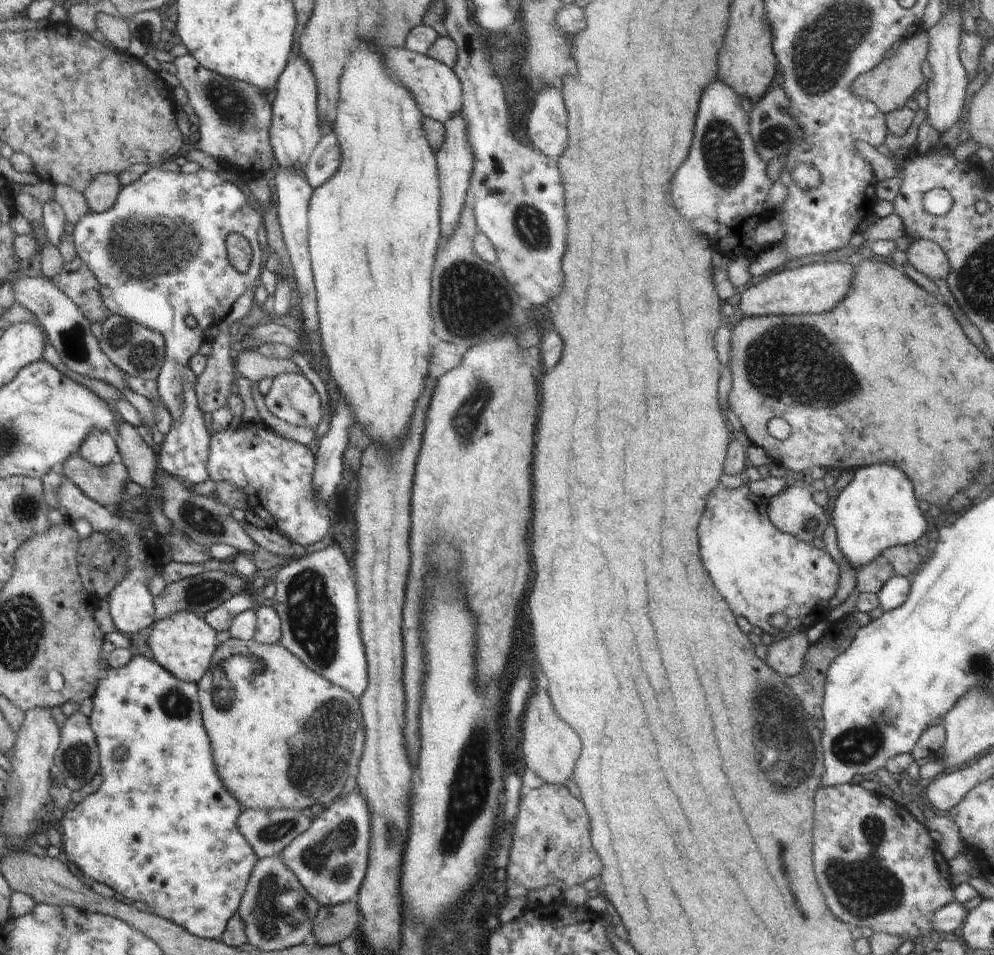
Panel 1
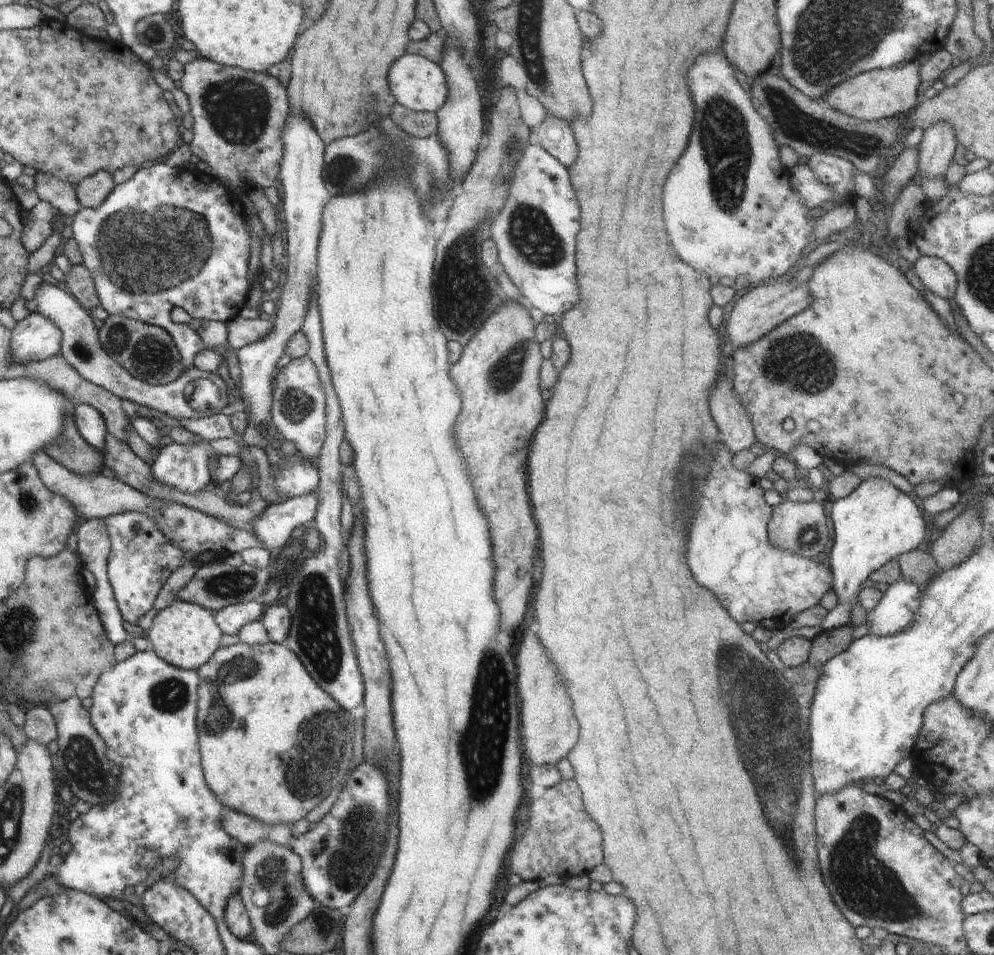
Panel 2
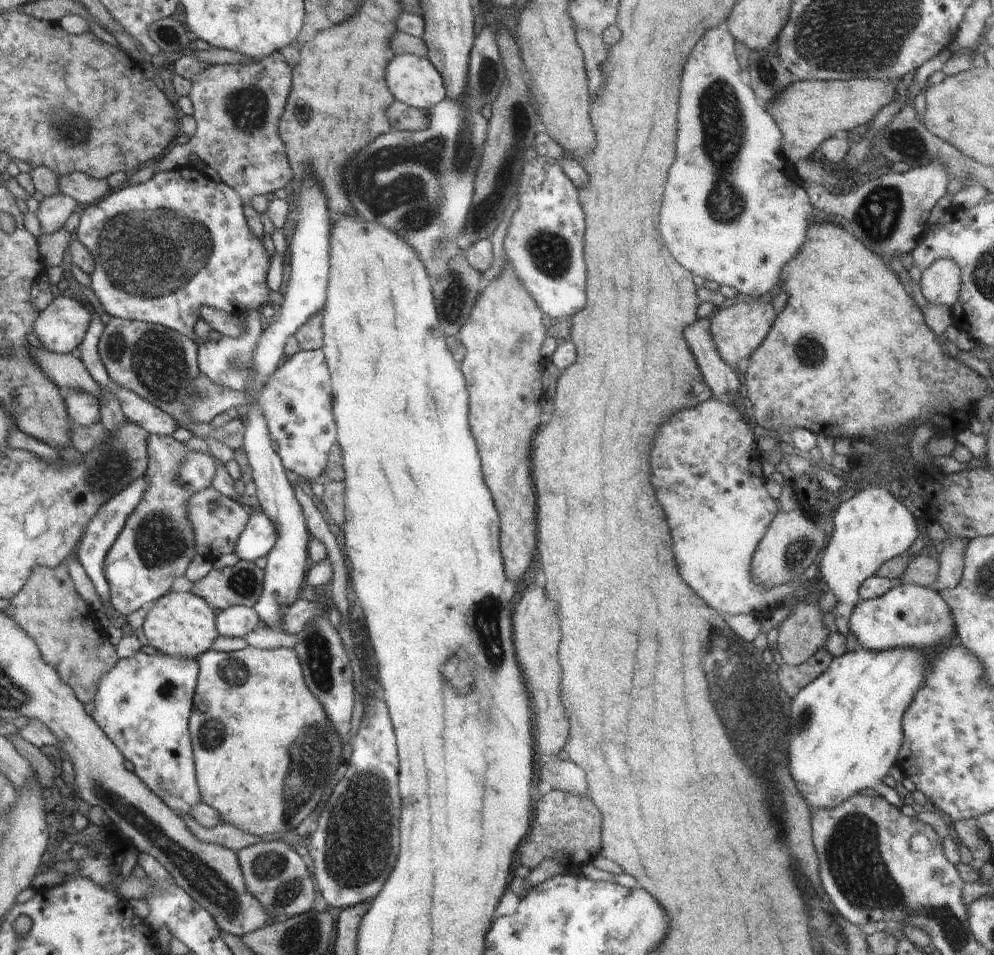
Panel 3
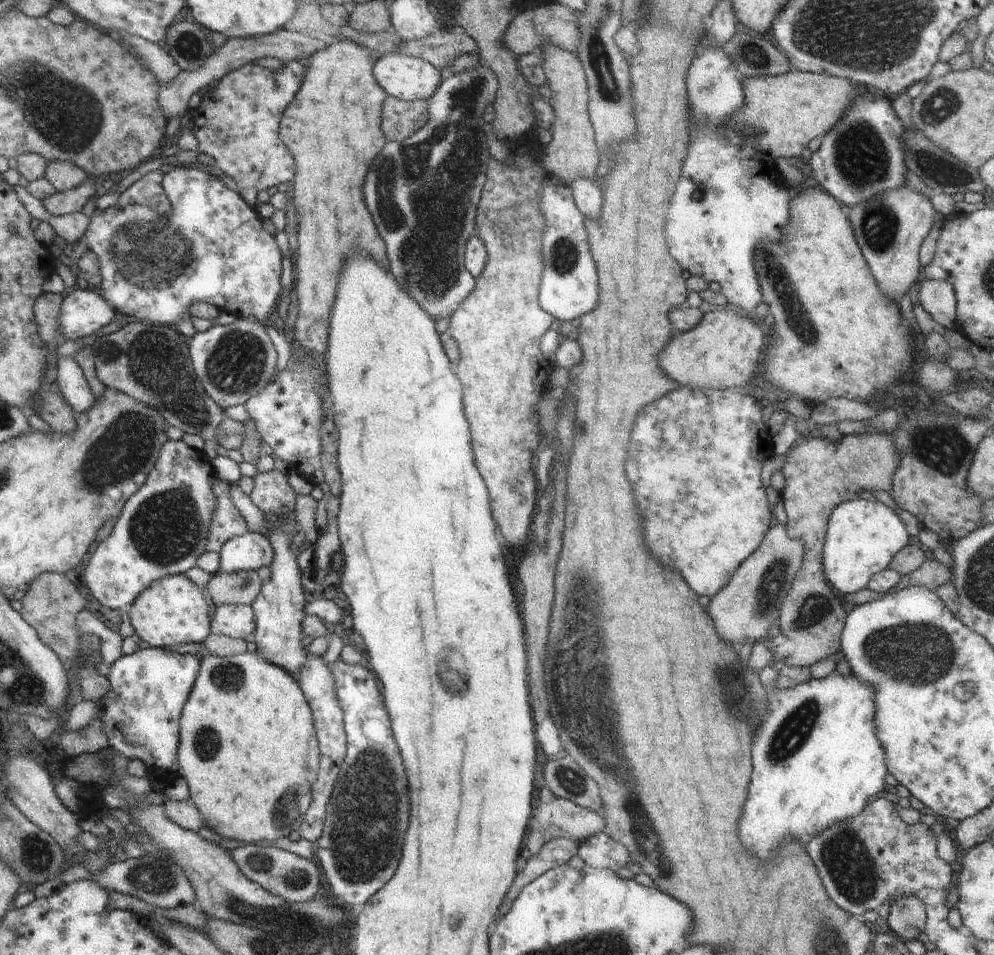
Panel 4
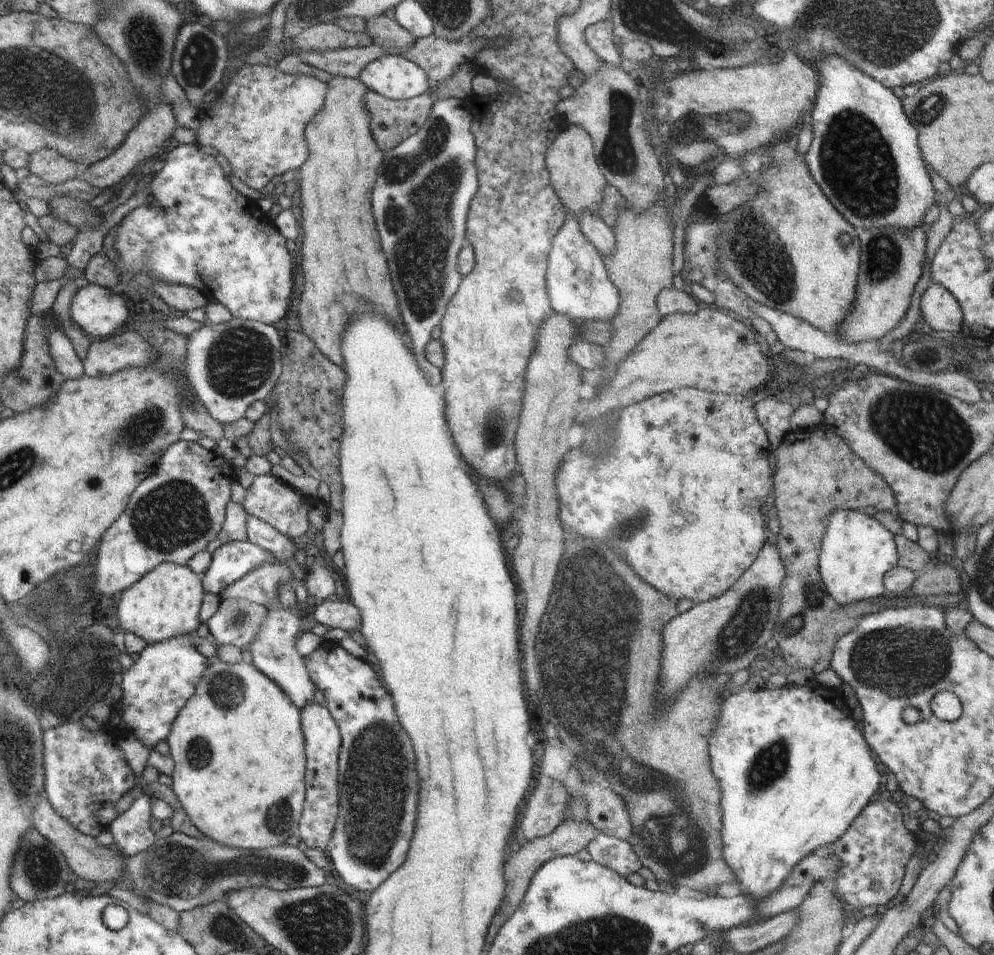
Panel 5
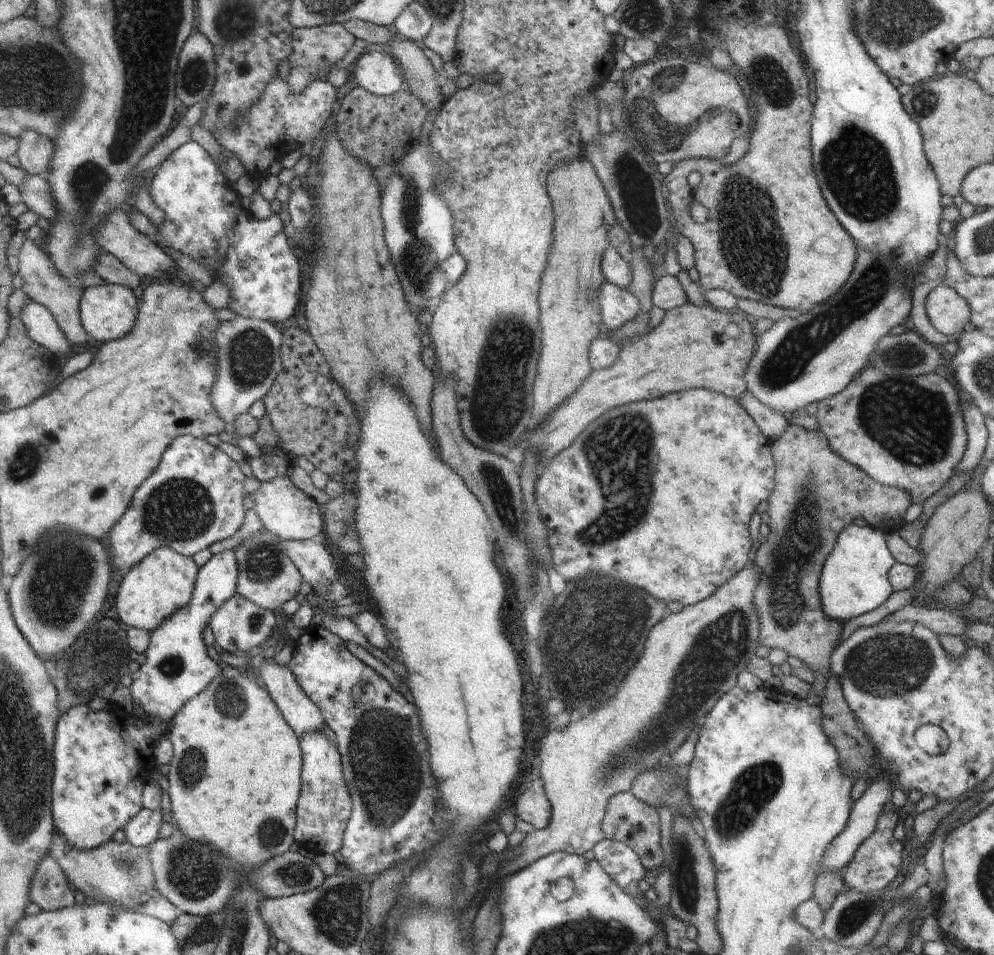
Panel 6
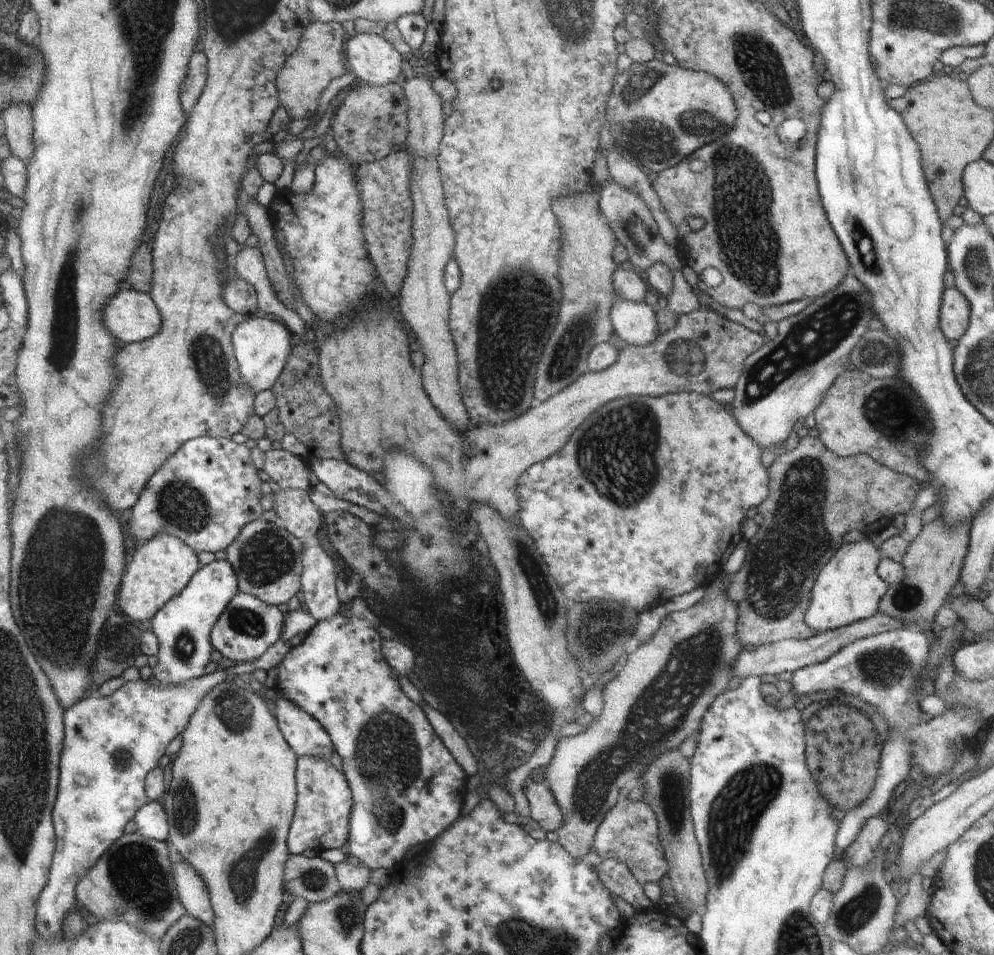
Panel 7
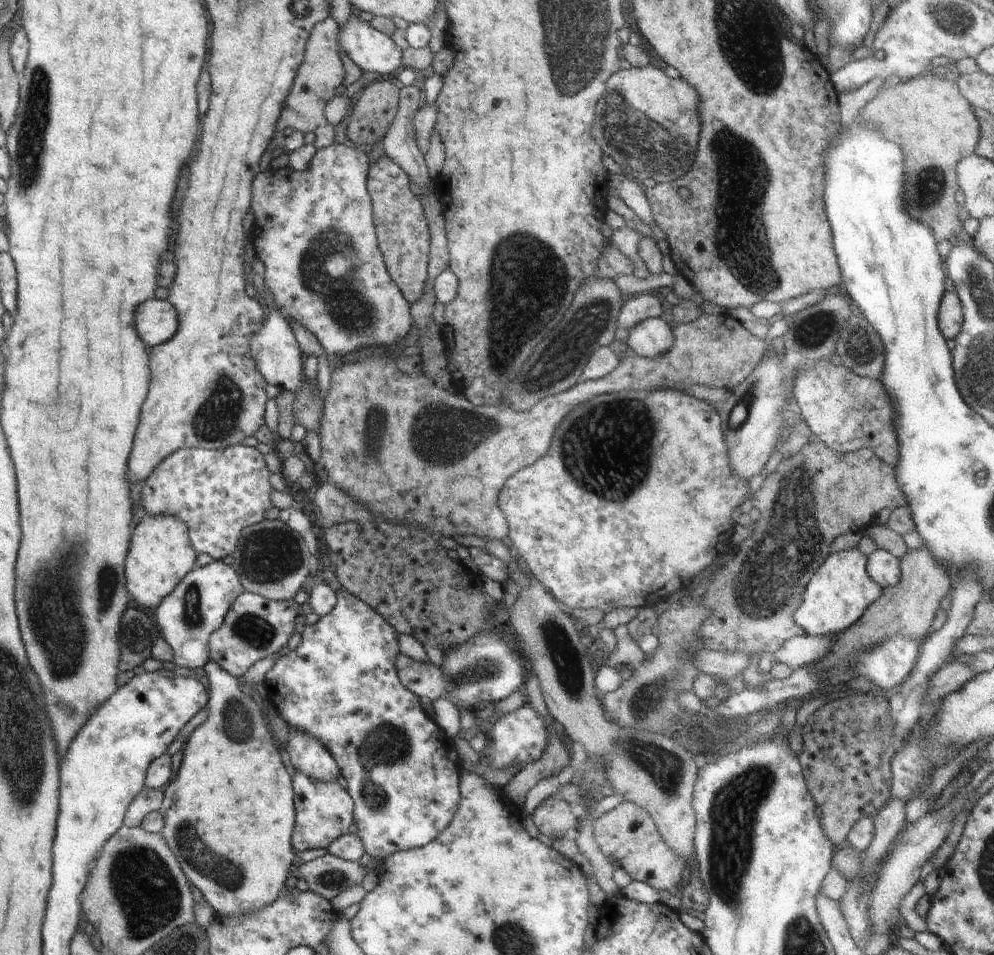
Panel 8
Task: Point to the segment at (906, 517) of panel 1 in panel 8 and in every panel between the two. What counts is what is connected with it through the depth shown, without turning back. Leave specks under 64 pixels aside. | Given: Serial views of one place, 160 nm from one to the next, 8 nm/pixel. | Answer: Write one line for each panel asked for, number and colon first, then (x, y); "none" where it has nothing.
2: (877, 522)
3: (872, 527)
4: (862, 538)
5: (856, 552)
6: (855, 580)
7: (848, 589)
8: (840, 591)

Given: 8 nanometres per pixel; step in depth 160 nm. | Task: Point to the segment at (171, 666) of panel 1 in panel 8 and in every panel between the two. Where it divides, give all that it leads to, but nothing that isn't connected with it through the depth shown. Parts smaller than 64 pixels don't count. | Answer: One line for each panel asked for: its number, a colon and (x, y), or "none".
2: (184, 634)
3: (181, 625)
4: (172, 611)
5: (165, 602)
6: (164, 582)
7: (161, 568)
8: (162, 555)

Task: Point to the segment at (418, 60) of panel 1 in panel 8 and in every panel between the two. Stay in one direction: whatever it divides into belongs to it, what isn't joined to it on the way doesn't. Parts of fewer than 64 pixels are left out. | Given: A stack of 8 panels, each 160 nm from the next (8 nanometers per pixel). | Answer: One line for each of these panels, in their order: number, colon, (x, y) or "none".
2: (419, 84)
3: (414, 81)
4: (402, 76)
5: (395, 77)
6: (378, 72)
7: (375, 62)
8: (371, 50)

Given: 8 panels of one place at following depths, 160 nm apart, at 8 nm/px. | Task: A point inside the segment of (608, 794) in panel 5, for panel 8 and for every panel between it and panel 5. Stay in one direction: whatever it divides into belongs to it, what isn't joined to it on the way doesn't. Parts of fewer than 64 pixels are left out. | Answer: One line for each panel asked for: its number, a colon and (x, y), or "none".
6: (628, 820)
7: (629, 832)
8: (628, 837)

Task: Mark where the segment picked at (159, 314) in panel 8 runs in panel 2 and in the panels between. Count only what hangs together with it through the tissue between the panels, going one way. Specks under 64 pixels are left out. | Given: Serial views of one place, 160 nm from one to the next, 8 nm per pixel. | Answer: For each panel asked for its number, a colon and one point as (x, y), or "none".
2: (37, 337)
3: (61, 328)
4: (82, 312)
5: (95, 309)
6: (107, 312)
7: (132, 316)

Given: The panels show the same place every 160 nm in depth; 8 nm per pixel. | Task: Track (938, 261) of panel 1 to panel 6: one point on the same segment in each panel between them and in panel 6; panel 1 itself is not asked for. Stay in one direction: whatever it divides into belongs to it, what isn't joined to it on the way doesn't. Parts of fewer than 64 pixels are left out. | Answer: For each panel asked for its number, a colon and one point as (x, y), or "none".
2: (936, 275)
3: (941, 281)
4: (938, 298)
5: (941, 311)
6: (947, 312)

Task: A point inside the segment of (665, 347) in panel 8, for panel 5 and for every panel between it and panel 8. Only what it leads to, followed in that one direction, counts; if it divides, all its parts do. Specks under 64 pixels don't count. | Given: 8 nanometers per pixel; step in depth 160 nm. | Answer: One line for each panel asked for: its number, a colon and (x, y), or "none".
5: (577, 281)
6: (616, 306)
7: (635, 323)

